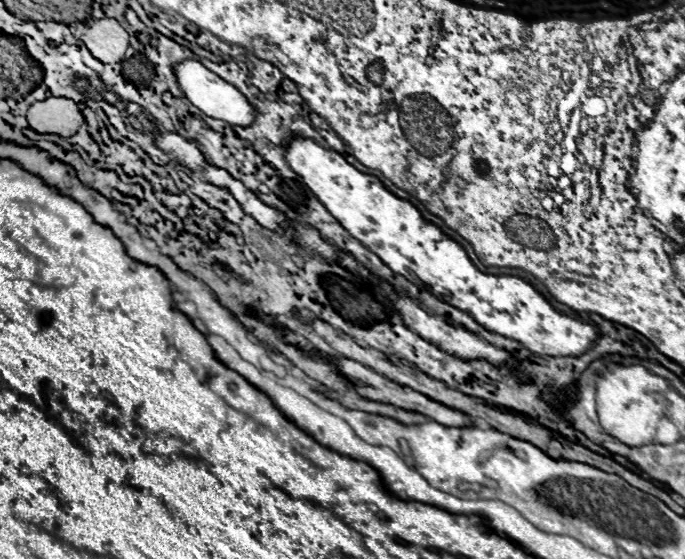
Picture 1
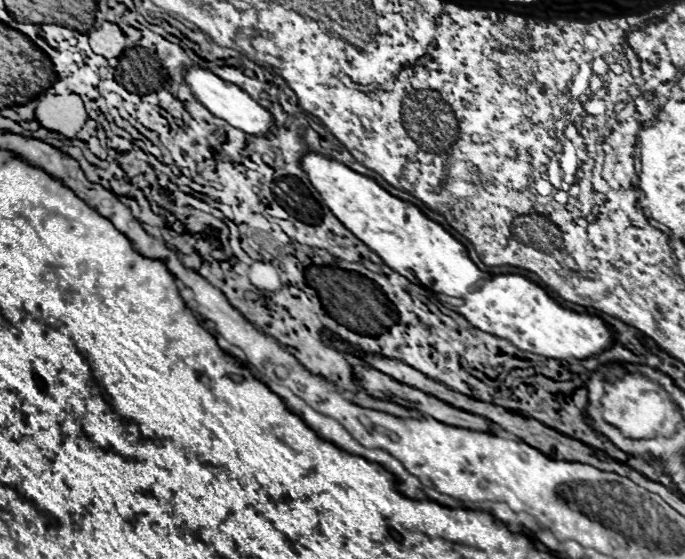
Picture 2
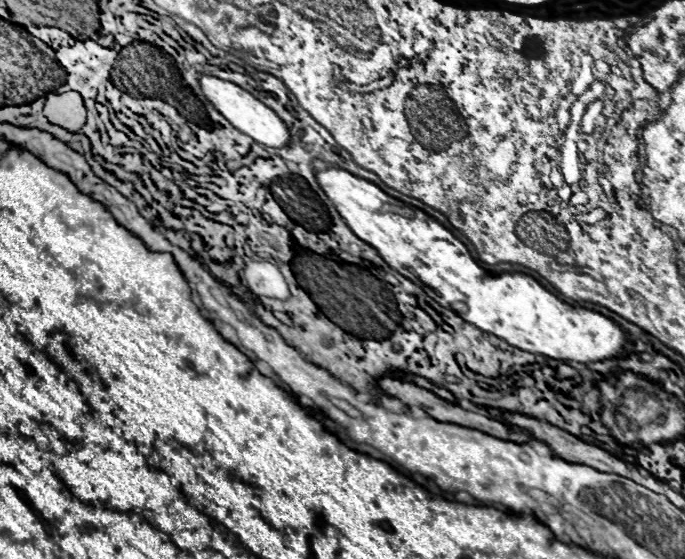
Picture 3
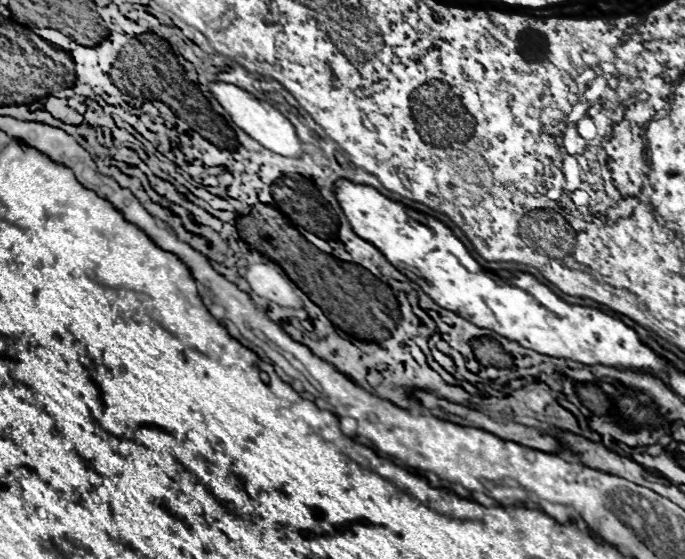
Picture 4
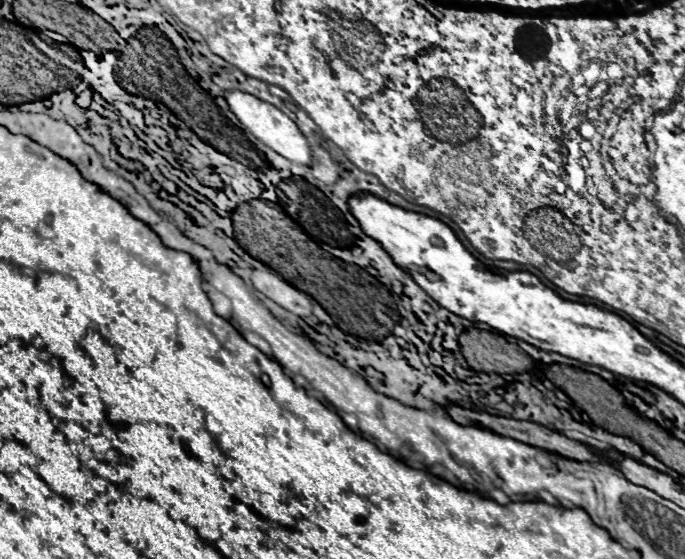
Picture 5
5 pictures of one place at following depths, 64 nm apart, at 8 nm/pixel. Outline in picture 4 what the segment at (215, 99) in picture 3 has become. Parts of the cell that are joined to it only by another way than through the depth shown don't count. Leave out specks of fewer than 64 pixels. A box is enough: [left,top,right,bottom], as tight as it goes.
[212,82,304,158]

